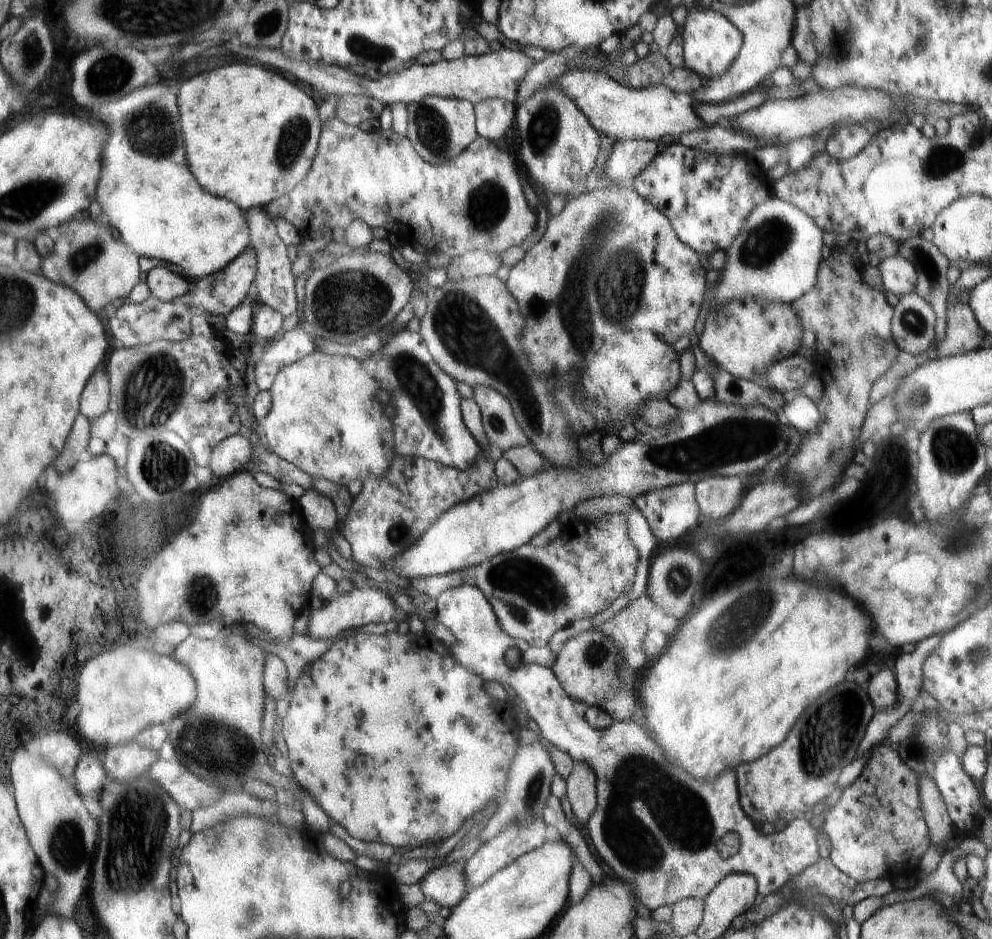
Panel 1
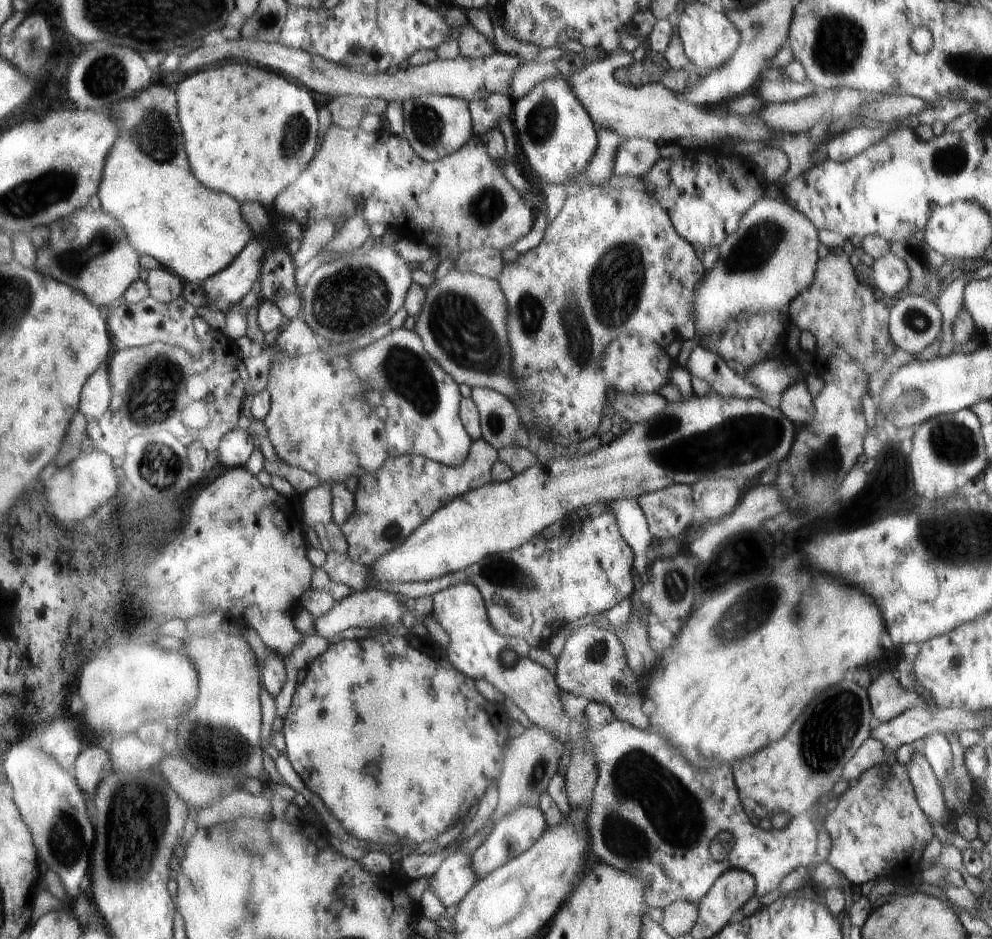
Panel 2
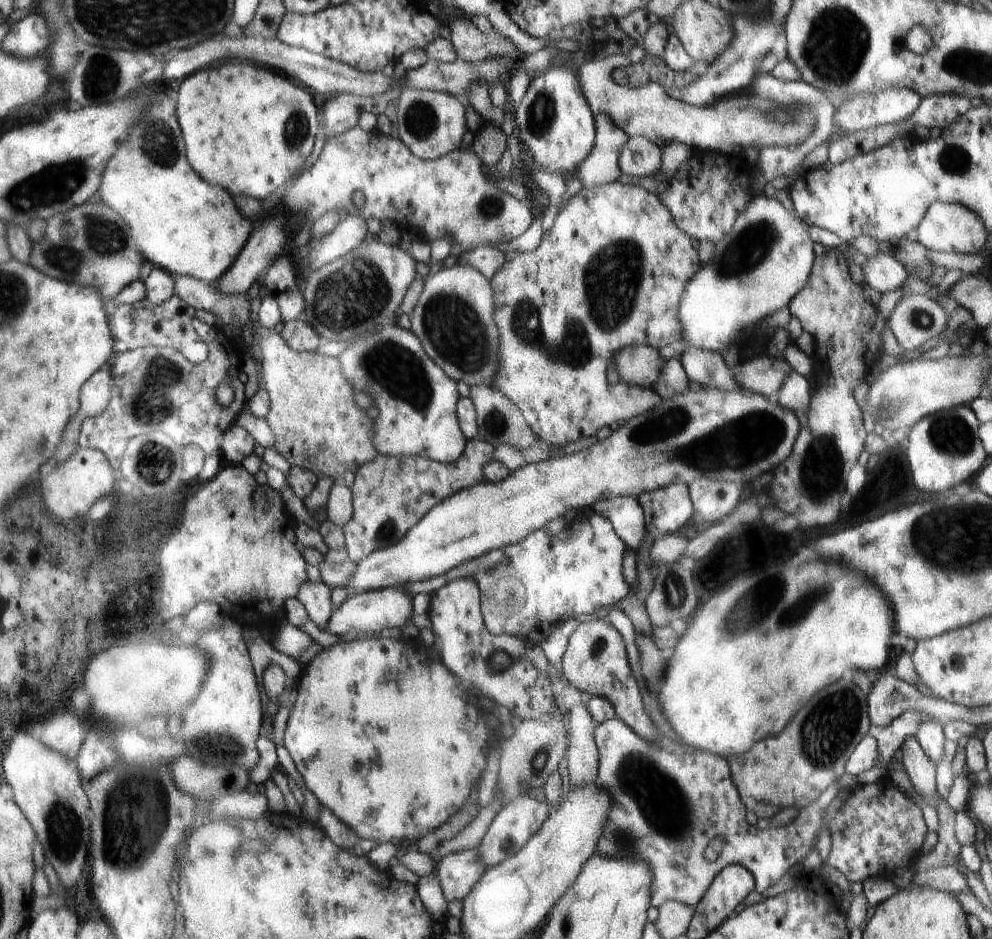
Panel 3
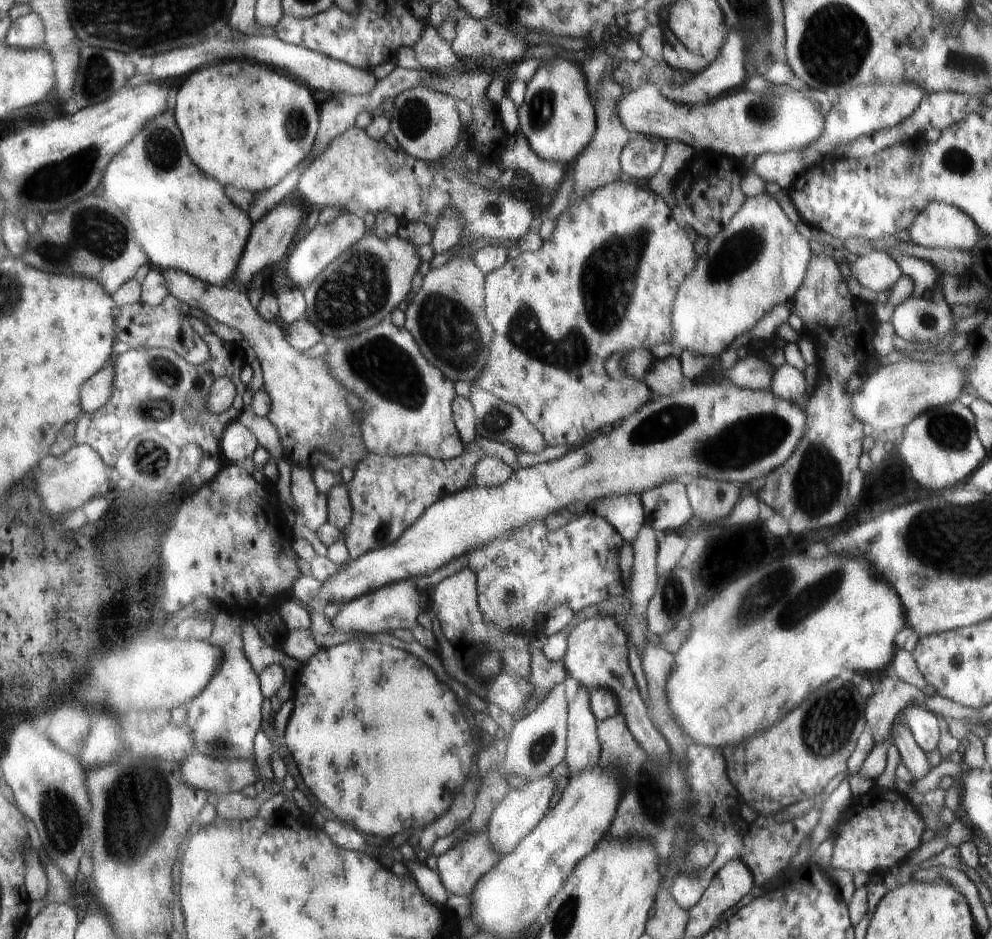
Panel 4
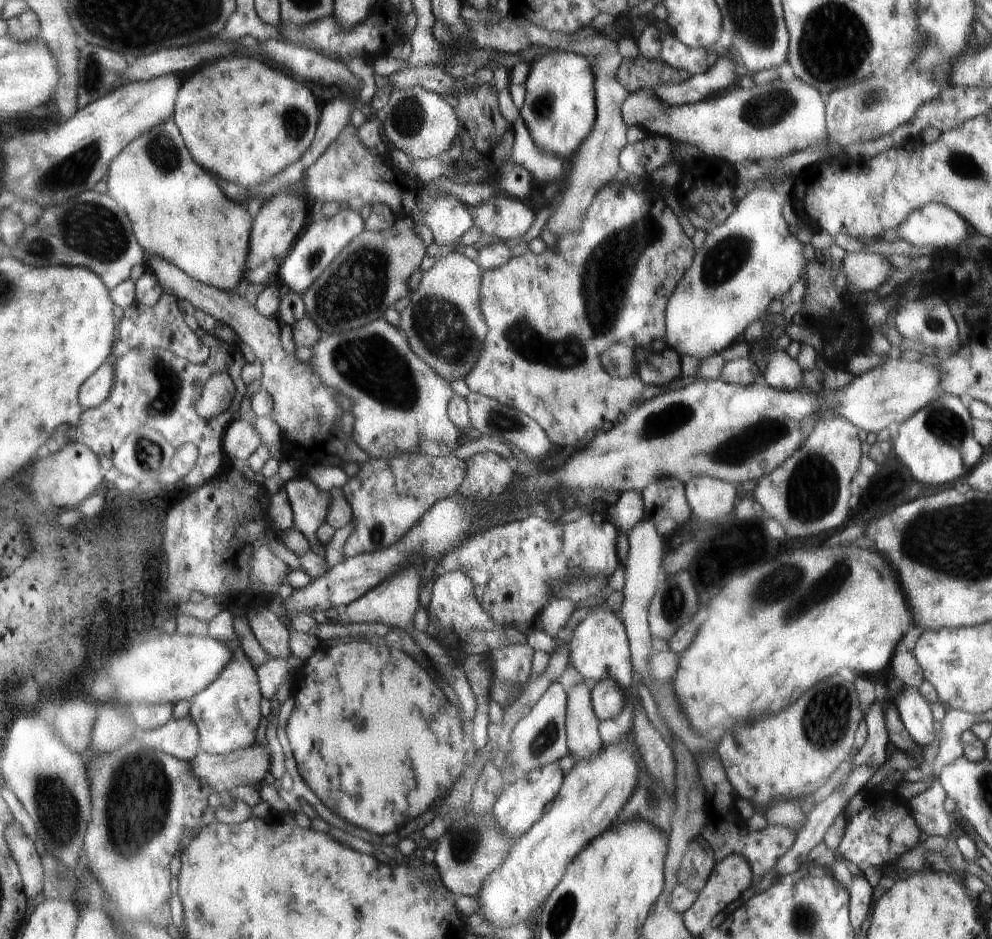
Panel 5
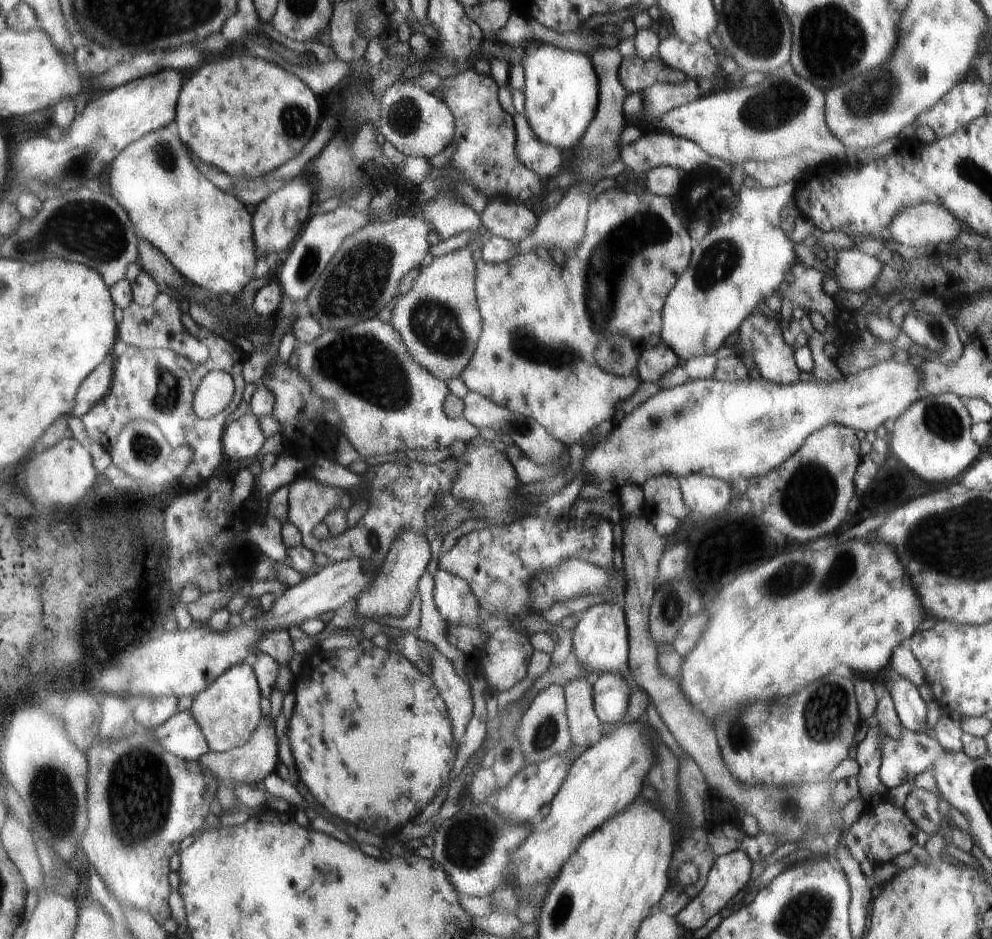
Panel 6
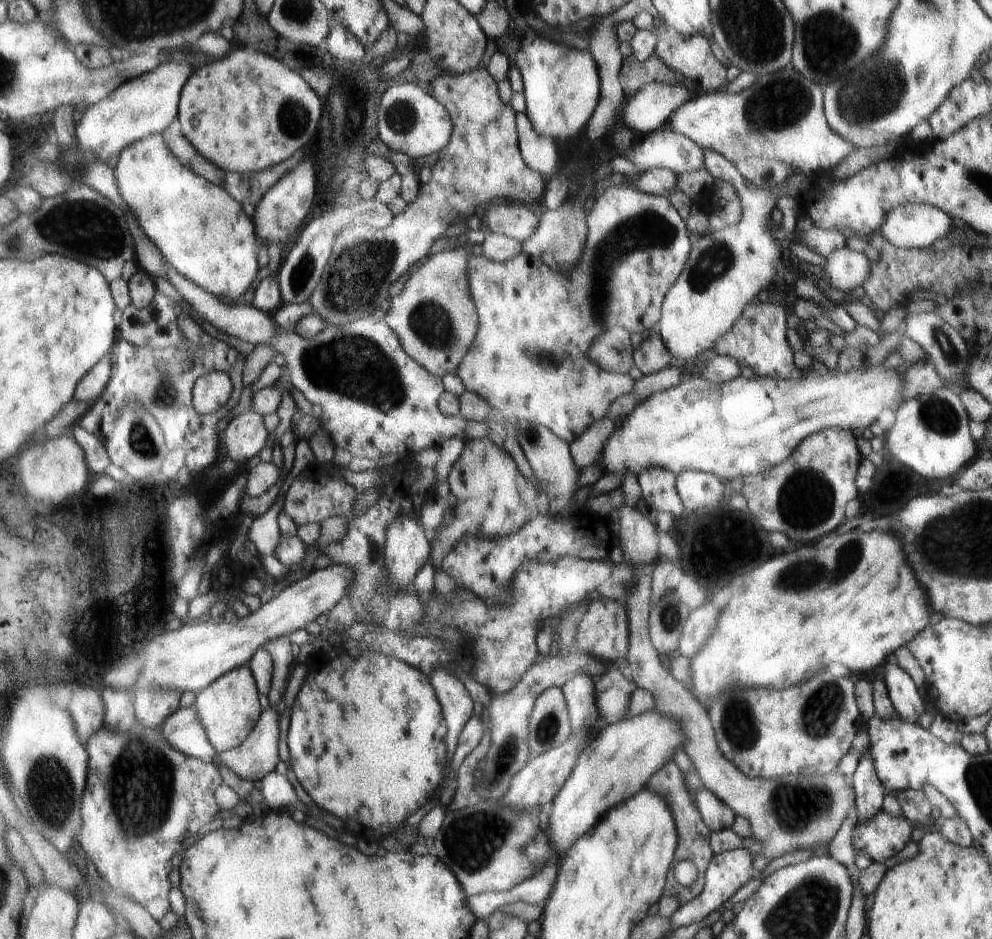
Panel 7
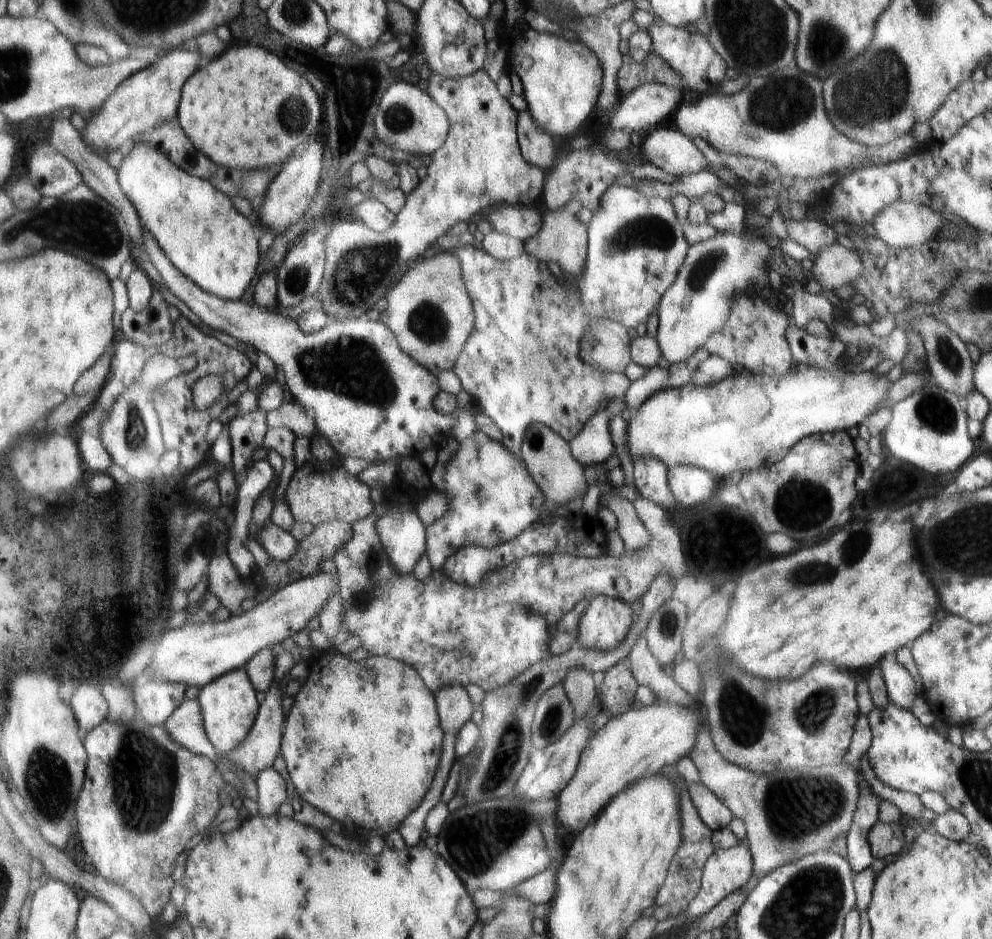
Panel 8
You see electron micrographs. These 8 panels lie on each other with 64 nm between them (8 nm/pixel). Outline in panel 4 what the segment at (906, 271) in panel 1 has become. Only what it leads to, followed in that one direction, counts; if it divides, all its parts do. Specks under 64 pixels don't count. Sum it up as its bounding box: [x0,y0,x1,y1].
[851,251,903,292]

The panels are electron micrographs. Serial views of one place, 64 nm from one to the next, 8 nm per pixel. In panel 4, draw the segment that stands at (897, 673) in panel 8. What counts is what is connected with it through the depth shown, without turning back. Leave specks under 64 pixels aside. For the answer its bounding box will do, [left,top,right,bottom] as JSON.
[902,705,942,751]

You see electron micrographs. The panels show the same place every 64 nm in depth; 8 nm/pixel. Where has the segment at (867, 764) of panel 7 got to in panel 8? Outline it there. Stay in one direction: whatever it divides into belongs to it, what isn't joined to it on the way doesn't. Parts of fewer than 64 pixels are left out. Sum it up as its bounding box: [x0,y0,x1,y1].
[846,768,881,872]

